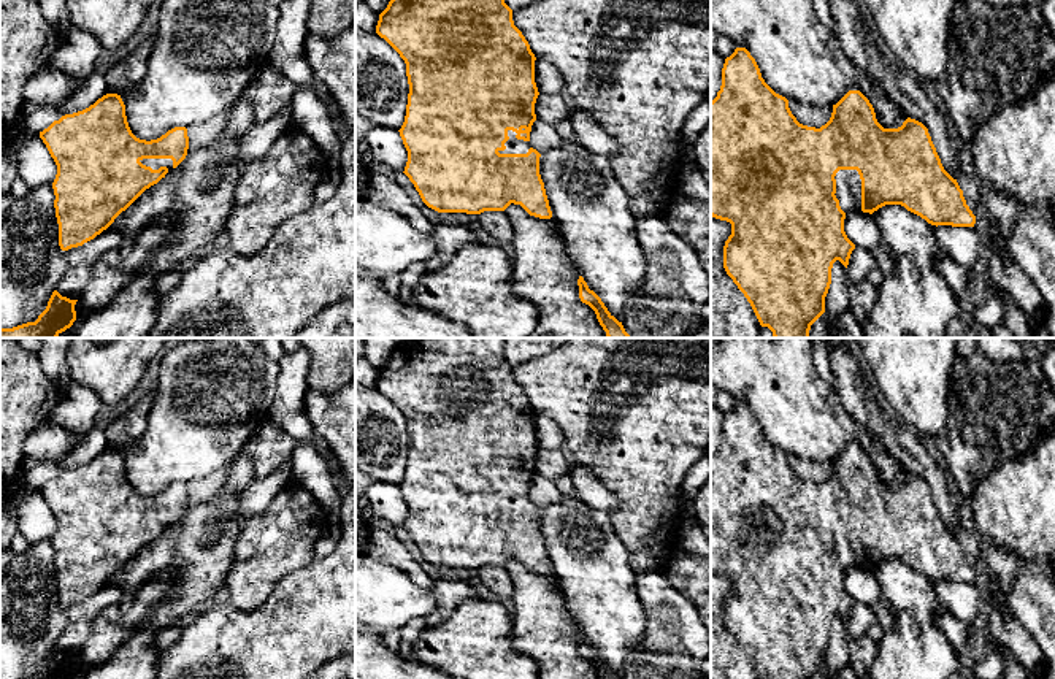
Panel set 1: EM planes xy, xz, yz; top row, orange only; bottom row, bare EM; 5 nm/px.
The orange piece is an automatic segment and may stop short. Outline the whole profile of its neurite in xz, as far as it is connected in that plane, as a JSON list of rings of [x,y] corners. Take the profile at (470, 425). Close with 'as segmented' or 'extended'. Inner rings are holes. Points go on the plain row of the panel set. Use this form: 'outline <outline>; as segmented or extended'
outline [[[408,338],[397,344],[379,370],[376,389],[405,416],[409,439],[406,471],[400,492],[408,506],[405,530],[422,557],[438,568],[481,570],[520,560],[530,571],[551,574],[552,566],[539,530],[541,509],[531,503],[539,451],[535,438],[535,409],[514,381],[504,359],[508,338]]]; extended

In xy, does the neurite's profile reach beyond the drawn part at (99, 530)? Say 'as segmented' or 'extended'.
extended

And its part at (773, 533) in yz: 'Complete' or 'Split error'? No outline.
Split error

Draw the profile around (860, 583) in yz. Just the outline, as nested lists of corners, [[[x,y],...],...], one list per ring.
[[[863,566],[846,570],[844,587],[855,603],[876,606],[882,601],[880,585],[874,571]]]

